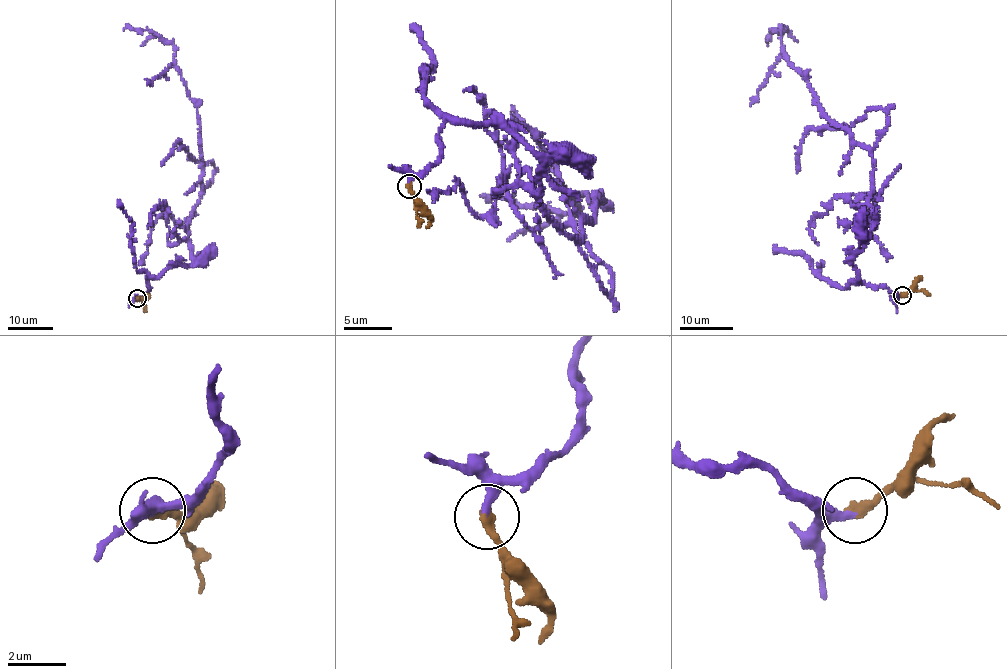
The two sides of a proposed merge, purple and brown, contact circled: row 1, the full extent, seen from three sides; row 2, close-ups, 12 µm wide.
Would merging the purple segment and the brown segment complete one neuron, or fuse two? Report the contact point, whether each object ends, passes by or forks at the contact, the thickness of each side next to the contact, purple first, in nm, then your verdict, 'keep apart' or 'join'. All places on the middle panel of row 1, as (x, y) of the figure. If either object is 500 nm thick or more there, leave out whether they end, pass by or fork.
place (409, 186); purple ends; brown ends; calibres 340 and 320 nm; join

